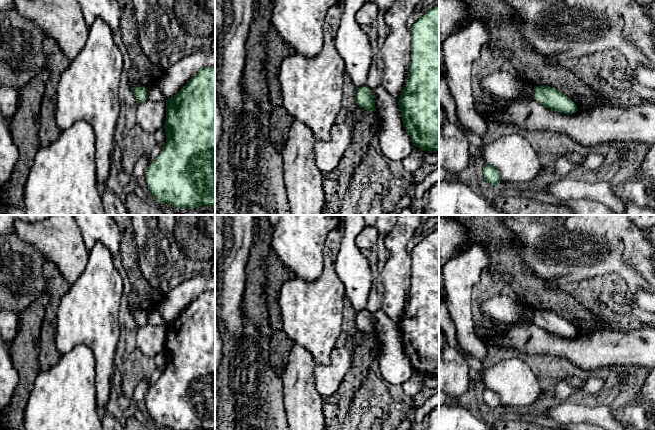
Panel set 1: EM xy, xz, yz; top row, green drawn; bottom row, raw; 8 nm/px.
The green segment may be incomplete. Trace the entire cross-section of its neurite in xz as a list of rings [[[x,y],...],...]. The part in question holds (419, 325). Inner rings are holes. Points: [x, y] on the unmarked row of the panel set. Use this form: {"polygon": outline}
{"polygon": [[[439,228],[411,251],[411,285],[398,329],[415,371],[439,375]]]}

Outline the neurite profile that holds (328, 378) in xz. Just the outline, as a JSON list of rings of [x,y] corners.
[[[349,346],[335,347],[331,351],[330,363],[327,365],[318,364],[314,369],[318,393],[323,398],[336,393],[350,367],[351,351]]]

